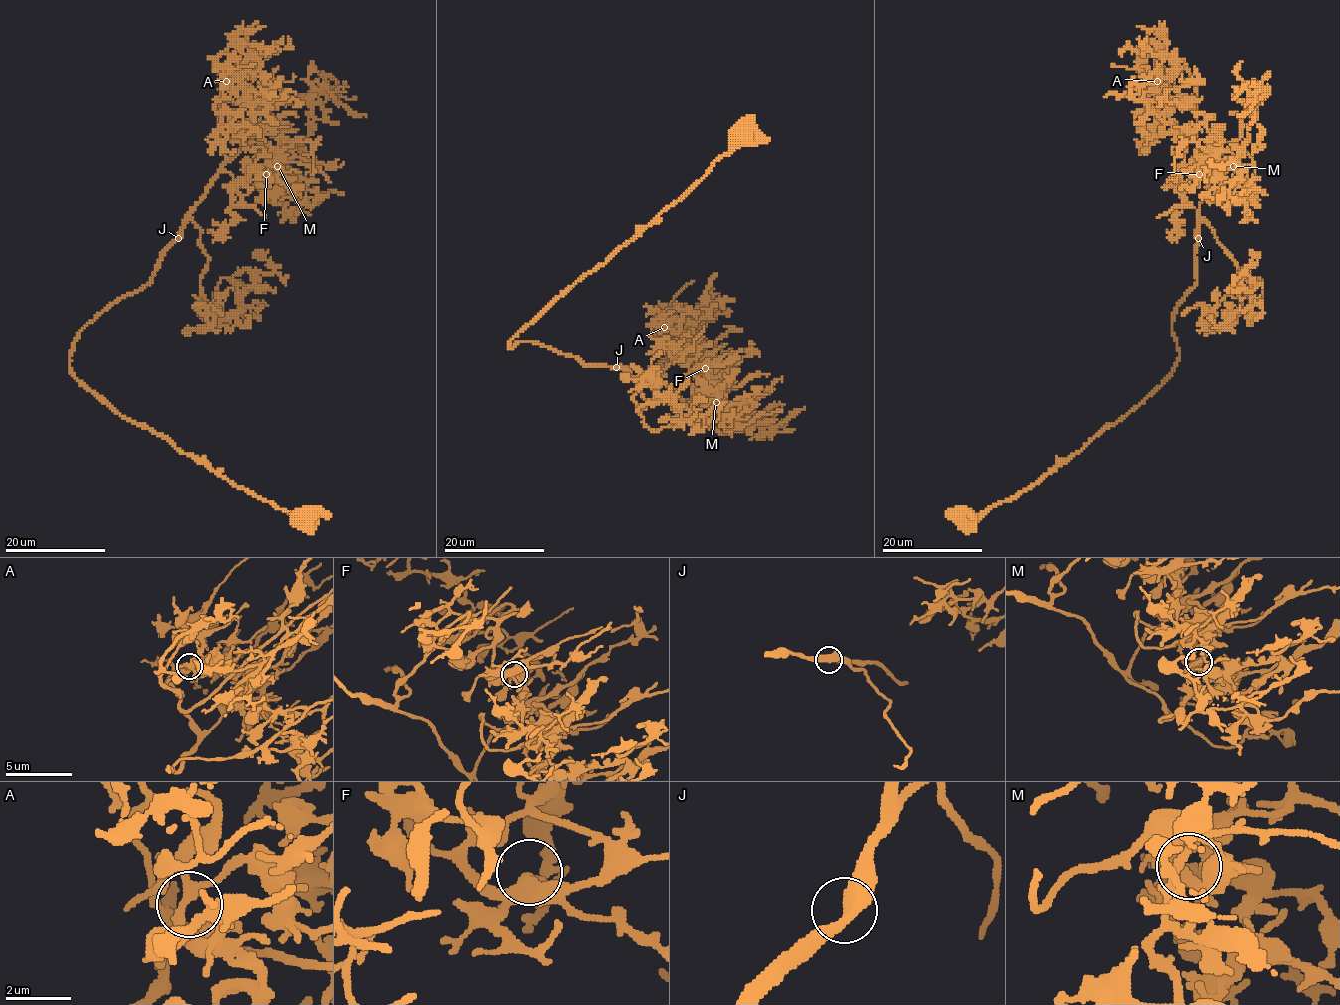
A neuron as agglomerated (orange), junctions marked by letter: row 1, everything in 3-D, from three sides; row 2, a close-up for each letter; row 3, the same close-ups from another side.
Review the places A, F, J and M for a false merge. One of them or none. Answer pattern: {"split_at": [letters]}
{"split_at": []}

